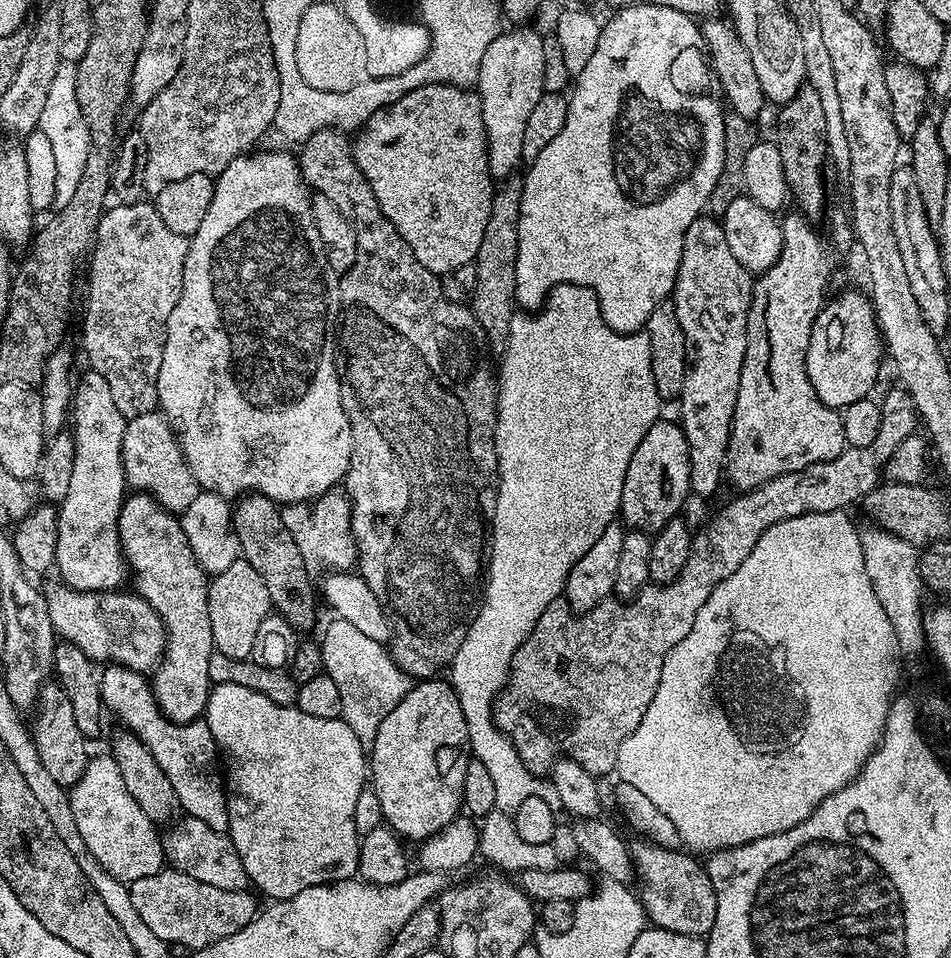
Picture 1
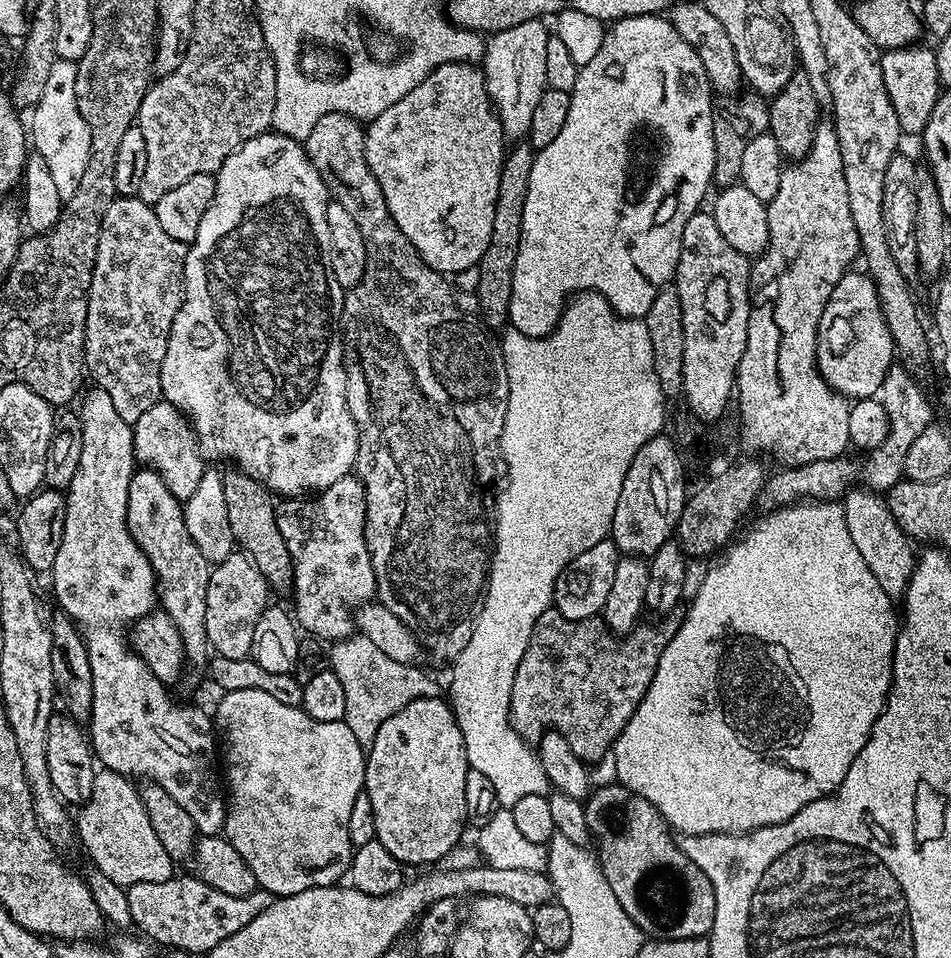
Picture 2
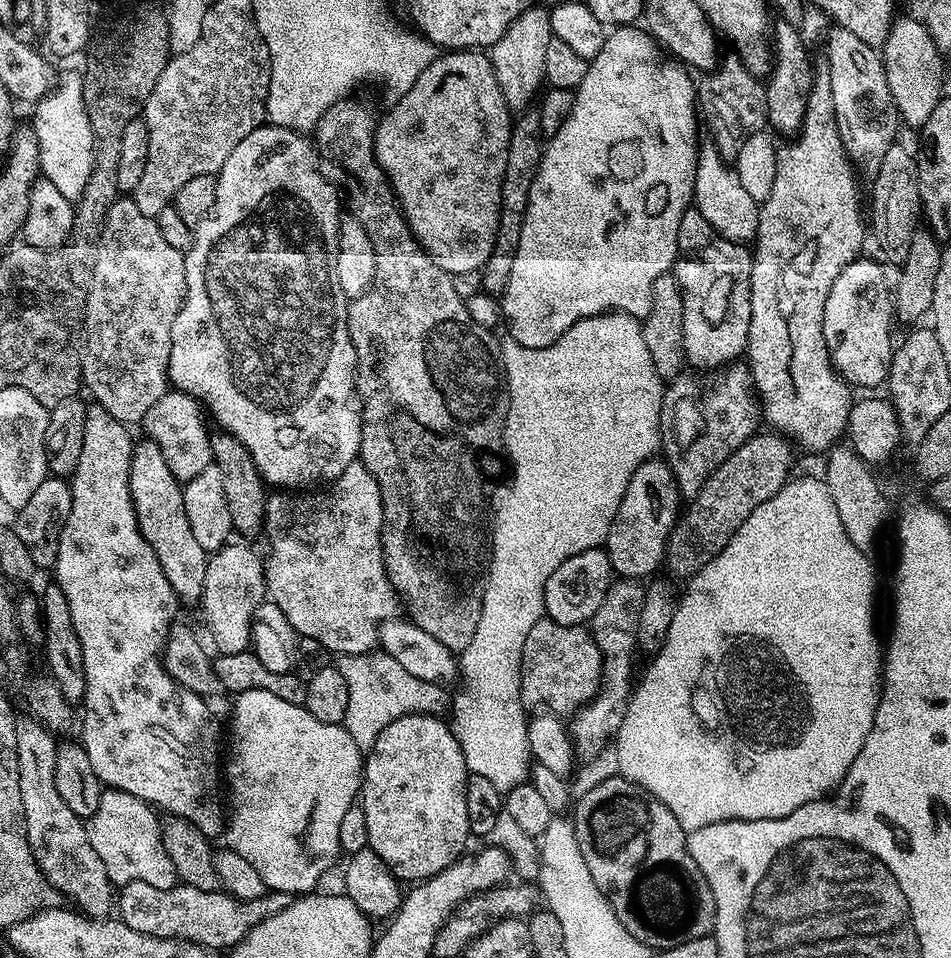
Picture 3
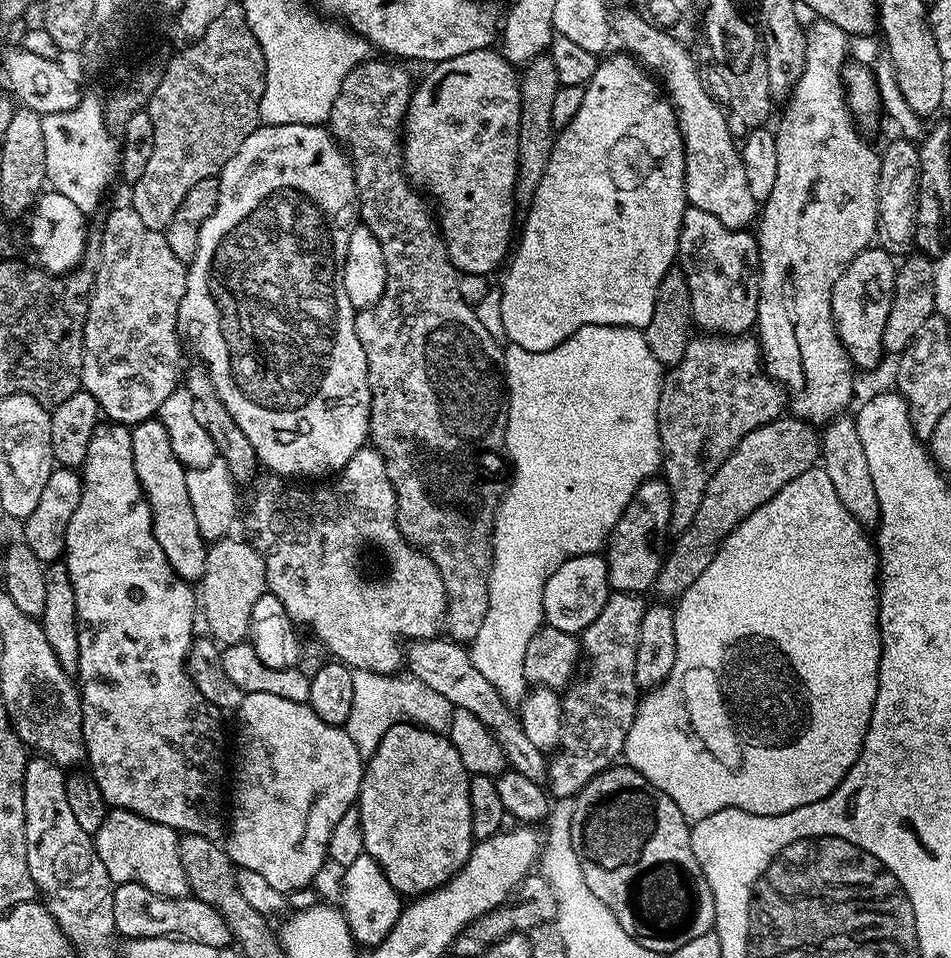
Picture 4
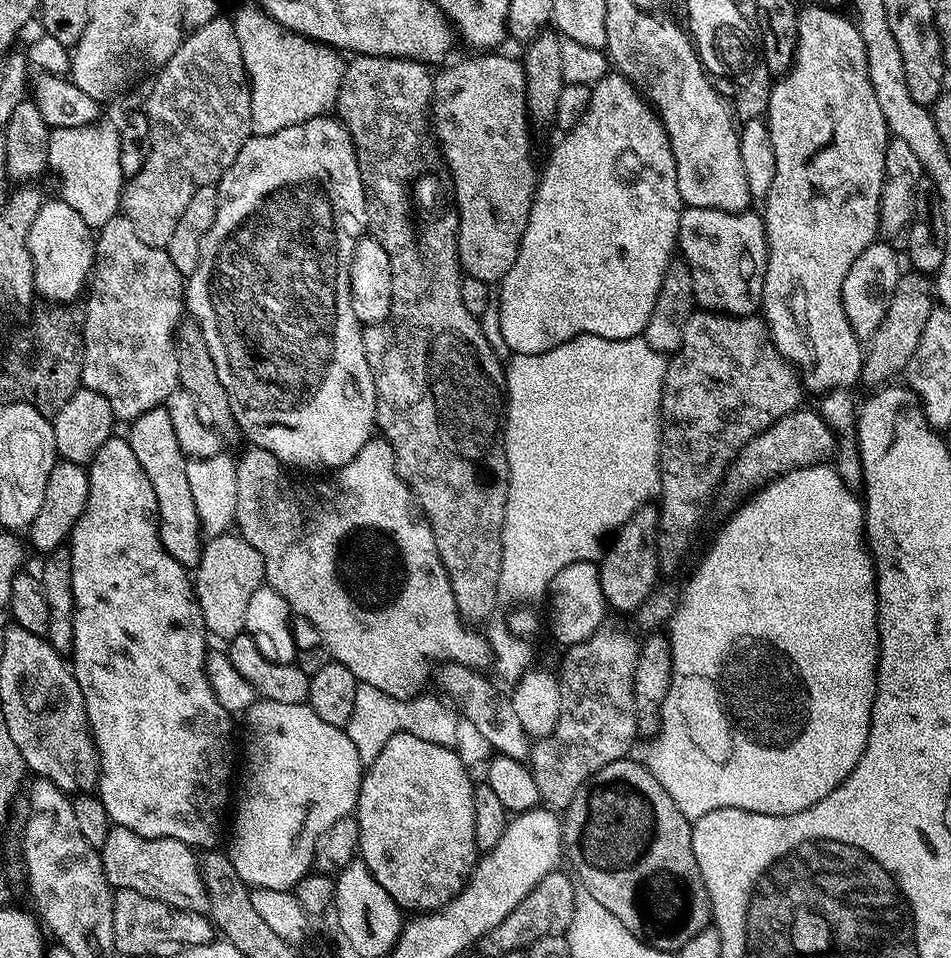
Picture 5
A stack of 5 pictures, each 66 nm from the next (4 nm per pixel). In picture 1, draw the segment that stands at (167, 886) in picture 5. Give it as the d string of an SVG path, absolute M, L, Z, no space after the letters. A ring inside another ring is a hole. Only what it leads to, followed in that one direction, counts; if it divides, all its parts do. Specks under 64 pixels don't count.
M111 754L93 755L89 759L82 778L78 778L78 782L71 785L68 798L83 841L101 866L114 878L130 885L138 878L150 878L150 874L158 874L165 867L164 845L158 832L156 836L157 825L146 816L145 811L135 802L133 795L126 790L118 762Z

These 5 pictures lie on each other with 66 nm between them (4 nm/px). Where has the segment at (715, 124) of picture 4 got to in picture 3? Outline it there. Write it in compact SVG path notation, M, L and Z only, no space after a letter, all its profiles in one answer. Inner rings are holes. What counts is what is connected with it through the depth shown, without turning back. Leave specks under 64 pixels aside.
M716 146L699 149L696 157L696 181L692 194L695 211L700 212L702 218L706 218L706 222L710 222L718 234L737 242L755 241L760 204L754 198L750 198L750 193L738 180L735 167L726 162Z

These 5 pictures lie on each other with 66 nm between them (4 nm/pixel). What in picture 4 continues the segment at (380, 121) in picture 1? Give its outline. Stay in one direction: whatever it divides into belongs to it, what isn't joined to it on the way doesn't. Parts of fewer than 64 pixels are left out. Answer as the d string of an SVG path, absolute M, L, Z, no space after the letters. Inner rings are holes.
M491 47L480 50L473 50L468 54L461 54L456 58L446 58L444 61L438 61L433 63L428 73L424 76L424 81L417 83L412 90L412 97L408 103L408 112L404 116L404 123L402 125L402 163L404 165L404 173L408 175L408 183L412 185L413 188L419 190L425 197L433 196L434 199L440 203L440 216L438 212L438 231L444 238L444 248L448 251L448 260L456 268L457 273L468 273L470 275L482 275L487 277L490 272L494 271L500 263L503 265L505 263L506 257L509 255L510 249L514 244L514 232L512 236L512 223L516 220L516 215L518 215L518 209L516 206L516 195L514 194L514 186L516 185L516 171L518 170L518 118L520 117L520 77L518 75L517 69L513 65L509 64L508 60L499 52L493 50Z

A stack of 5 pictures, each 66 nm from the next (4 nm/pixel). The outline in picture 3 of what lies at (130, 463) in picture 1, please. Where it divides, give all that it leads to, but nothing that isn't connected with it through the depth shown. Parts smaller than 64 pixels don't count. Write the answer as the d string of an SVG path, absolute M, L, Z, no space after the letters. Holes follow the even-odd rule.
M169 390L162 398L158 398L158 402L150 406L150 410L143 418L143 435L154 441L158 450L162 450L162 458L166 458L166 466L170 466L174 478L178 481L187 482L190 478L198 478L198 474L202 474L206 466L213 464L212 436L203 419L205 420L205 417L202 415L200 401L185 392L175 390Z

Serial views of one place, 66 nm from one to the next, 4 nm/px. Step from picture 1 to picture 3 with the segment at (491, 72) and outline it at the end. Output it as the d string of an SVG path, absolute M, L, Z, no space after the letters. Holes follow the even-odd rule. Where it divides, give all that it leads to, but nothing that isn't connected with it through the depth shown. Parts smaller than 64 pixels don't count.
M537 6L525 10L506 30L506 34L490 48L494 74L498 78L498 84L502 86L502 94L506 98L509 108L524 110L531 105L528 103L532 99L534 99L533 101L537 99L538 93L545 83L546 49L552 36L552 18L549 9L544 6Z

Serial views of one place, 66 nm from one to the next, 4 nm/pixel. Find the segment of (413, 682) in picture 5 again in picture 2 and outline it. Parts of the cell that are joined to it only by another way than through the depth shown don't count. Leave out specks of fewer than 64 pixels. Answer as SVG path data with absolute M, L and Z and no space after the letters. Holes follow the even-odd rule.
M349 474L338 478L334 486L309 495L307 498L284 498L276 504L278 530L286 540L286 550L292 559L291 595L296 595L294 619L305 633L325 642L344 640L354 632L354 606L371 601L376 596L374 566L370 562L370 550L364 537L366 522L366 494L362 482Z

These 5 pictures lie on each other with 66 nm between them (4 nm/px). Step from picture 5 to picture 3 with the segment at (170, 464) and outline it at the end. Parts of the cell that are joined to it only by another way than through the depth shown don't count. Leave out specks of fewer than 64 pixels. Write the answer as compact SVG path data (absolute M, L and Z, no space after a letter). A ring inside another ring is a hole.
M147 438L141 441L141 444L139 441L133 447L130 462L130 494L138 526L146 542L150 542L150 546L158 554L158 562L162 562L162 570L176 592L177 601L181 605L199 605L206 582L209 553L202 550L190 530L181 481L174 478L170 466L166 466L166 458L162 458L162 450L158 450L154 441Z

